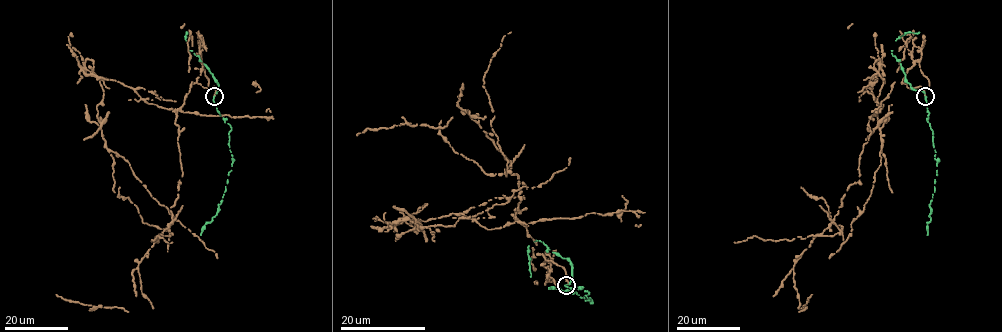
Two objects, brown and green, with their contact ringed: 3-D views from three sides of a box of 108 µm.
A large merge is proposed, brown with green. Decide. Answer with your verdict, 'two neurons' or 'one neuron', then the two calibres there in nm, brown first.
two neurons; calibres 160 and 180 nm

